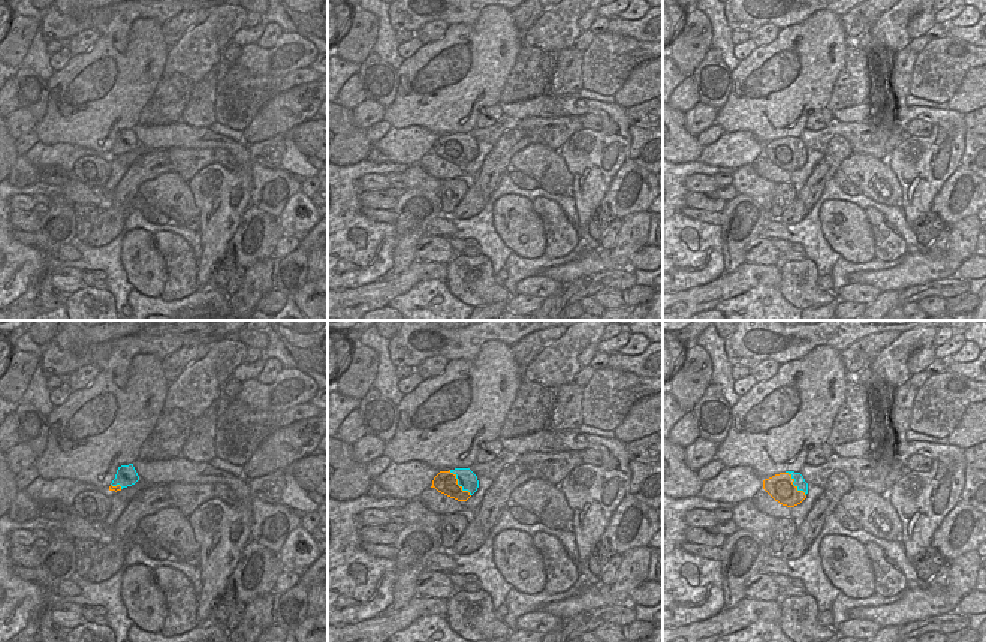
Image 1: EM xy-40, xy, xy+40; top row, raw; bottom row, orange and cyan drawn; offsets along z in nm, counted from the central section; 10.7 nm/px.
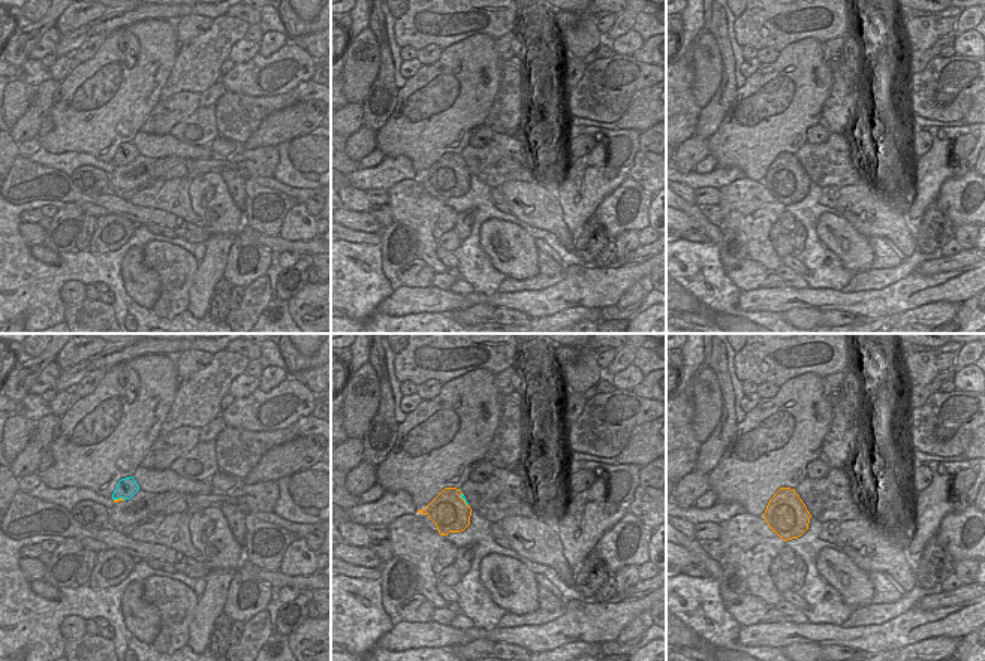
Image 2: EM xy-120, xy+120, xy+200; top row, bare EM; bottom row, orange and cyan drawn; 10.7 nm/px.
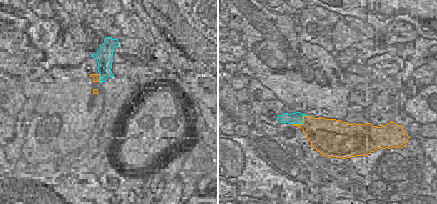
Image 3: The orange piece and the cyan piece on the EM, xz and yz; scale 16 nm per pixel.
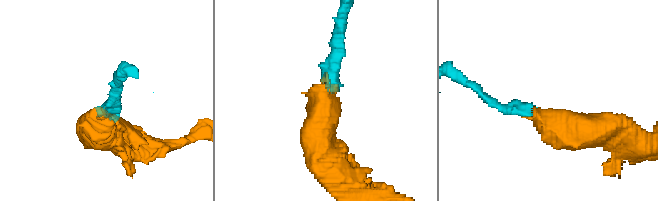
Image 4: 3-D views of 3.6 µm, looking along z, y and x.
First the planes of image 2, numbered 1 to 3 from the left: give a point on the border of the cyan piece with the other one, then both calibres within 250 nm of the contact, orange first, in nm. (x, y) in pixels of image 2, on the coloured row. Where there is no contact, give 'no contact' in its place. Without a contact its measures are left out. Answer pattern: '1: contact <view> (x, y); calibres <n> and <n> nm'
1: contact xy-120 (120, 498); calibres 30 and 220 nm
2: contact xy+120 (463, 500); calibres 400 and 50 nm
3: no contact

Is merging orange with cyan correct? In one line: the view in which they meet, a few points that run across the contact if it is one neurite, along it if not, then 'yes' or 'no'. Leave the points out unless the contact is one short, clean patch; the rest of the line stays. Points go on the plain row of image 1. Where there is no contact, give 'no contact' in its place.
contact in xy; no

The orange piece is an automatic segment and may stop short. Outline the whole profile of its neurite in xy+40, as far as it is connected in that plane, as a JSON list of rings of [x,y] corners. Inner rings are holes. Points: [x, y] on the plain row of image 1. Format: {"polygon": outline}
{"polygon": [[[780,138],[763,145],[763,154],[780,169],[794,172],[800,169],[806,160],[793,150],[794,144],[789,138]]]}

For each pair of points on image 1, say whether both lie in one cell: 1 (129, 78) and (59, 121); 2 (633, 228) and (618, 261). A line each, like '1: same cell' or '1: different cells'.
1: same cell
2: same cell

